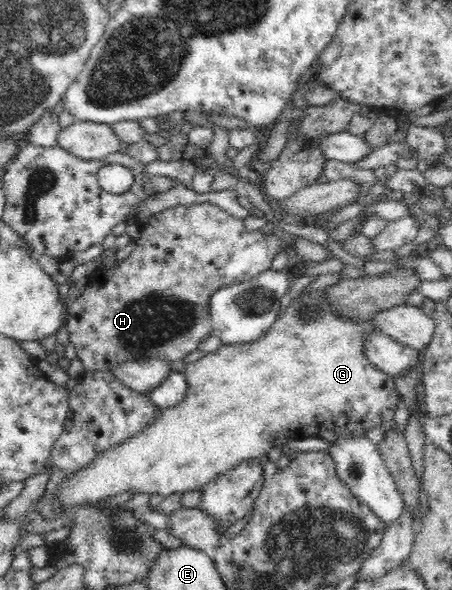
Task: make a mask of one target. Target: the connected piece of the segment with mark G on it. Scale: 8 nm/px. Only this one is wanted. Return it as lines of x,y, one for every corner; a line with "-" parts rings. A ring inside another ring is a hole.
316,289
311,292
300,292
291,299
291,302
285,302
280,316
274,322
273,327
267,333
260,337
257,341
248,344
229,344
222,345
215,353
204,355
202,359
186,366
185,375
188,382
188,392
185,401
180,406
161,409
158,419
154,419
142,433
138,433
136,437
132,437
126,443
120,443
104,453
100,453
95,461
85,469
76,474
69,476
60,489
58,489
58,504
64,504
68,510
77,508
82,504
96,504
100,500
107,500
112,495
118,495
125,491
135,493
157,493
163,497
171,493
186,493
187,491
196,491
202,489
204,485
208,485
210,481
227,473
230,469
236,468
243,462
260,458
264,454
268,454
270,449
274,447
286,447
290,441
296,439
310,439
310,437
319,437
320,439
332,442
340,437
366,437
366,431
370,427
380,427
386,421
392,421
396,410
399,407
399,392
395,386
394,377
387,375
376,369
368,360
365,353
365,342
367,338
378,331
372,320
352,320
352,318
340,316
334,312
332,304
326,300
324,290

